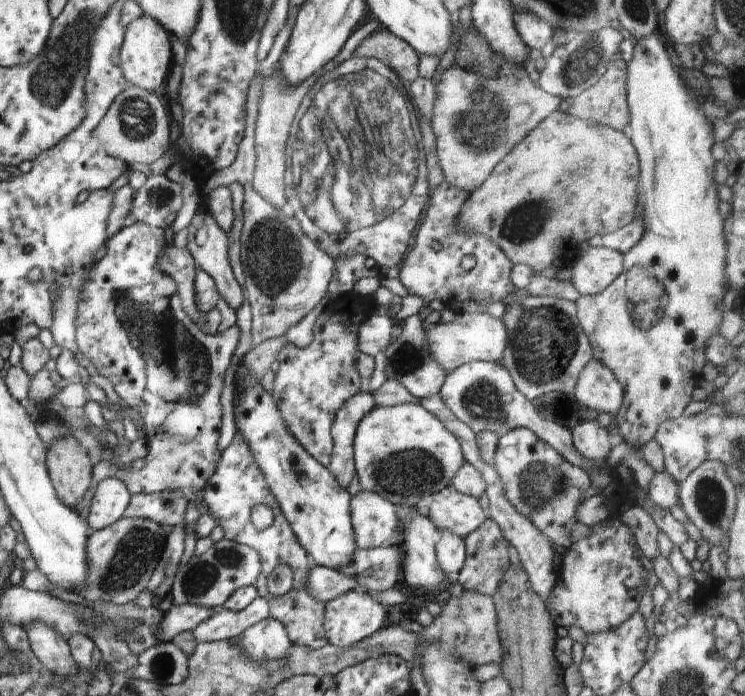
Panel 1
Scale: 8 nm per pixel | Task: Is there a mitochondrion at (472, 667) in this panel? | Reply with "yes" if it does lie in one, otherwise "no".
no

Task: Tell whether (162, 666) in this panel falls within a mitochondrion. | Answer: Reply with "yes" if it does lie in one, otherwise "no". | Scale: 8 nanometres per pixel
yes

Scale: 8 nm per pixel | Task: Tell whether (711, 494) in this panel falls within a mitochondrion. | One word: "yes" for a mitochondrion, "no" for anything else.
yes

